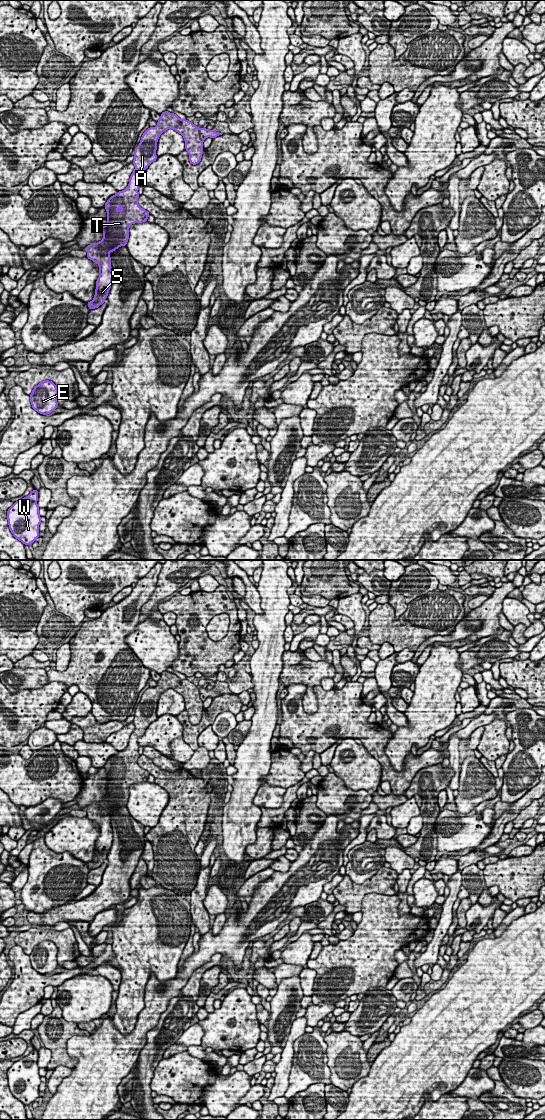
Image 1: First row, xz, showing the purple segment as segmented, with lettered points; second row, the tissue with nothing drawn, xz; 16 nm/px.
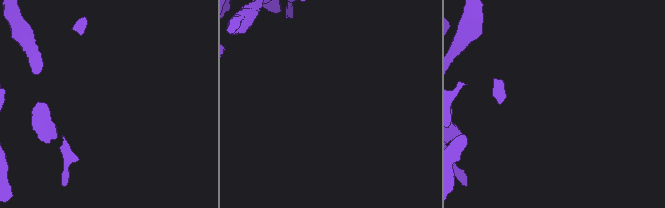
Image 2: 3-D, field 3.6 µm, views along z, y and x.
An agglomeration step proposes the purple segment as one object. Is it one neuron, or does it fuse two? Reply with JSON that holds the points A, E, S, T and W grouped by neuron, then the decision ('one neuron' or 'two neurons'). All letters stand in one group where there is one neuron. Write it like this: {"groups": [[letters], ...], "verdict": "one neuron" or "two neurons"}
{"groups": [["A", "S", "T"], ["E", "W"]], "verdict": "two neurons"}

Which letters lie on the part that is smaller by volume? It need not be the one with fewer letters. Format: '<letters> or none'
A, S, T

